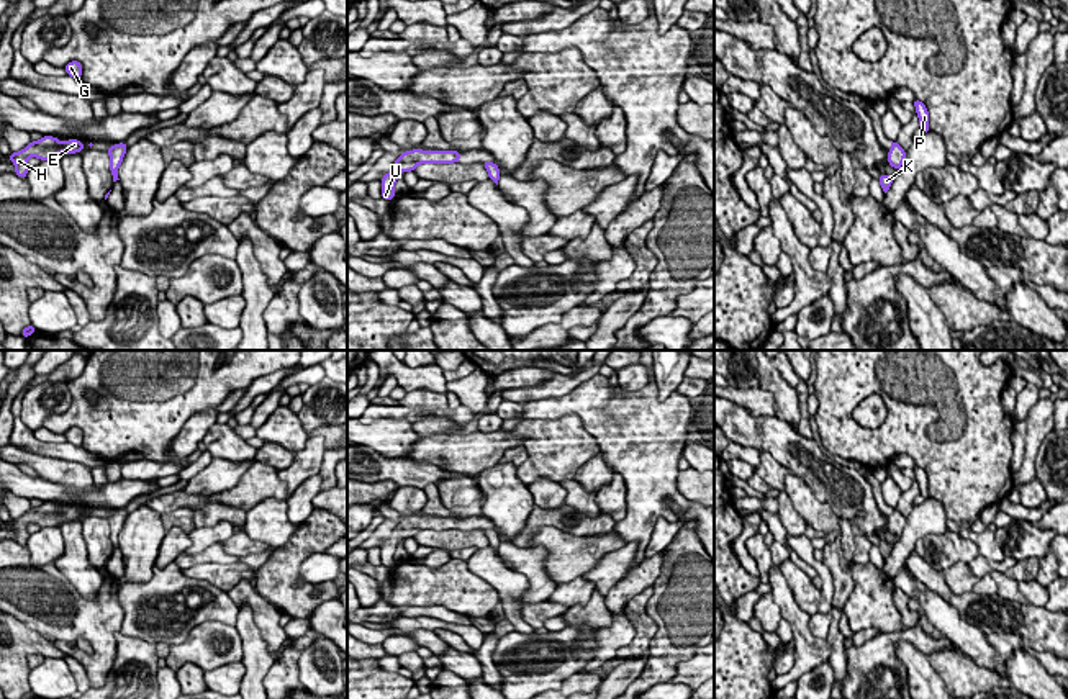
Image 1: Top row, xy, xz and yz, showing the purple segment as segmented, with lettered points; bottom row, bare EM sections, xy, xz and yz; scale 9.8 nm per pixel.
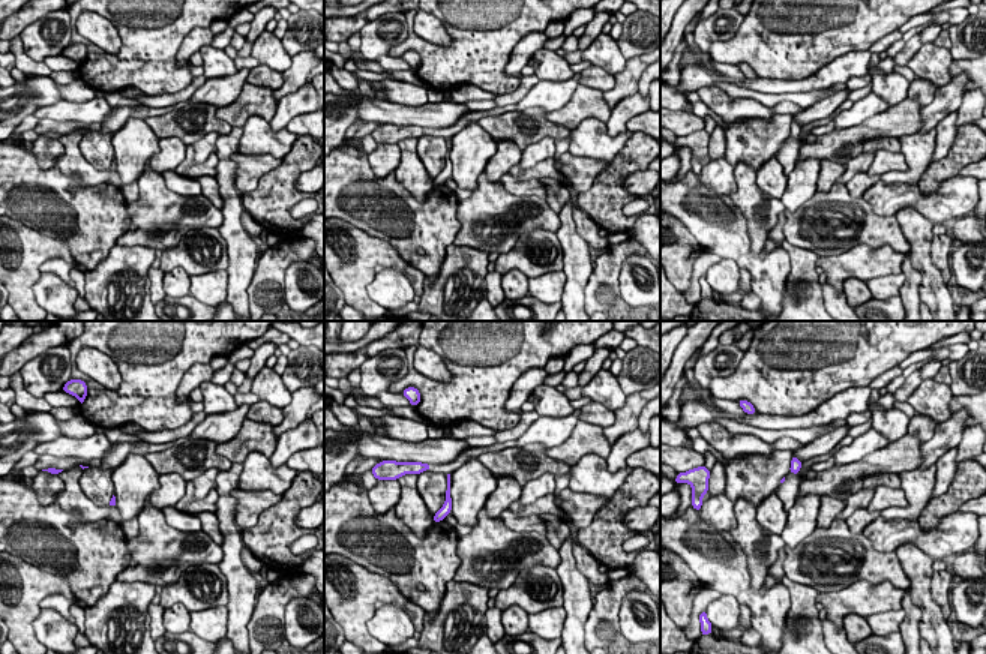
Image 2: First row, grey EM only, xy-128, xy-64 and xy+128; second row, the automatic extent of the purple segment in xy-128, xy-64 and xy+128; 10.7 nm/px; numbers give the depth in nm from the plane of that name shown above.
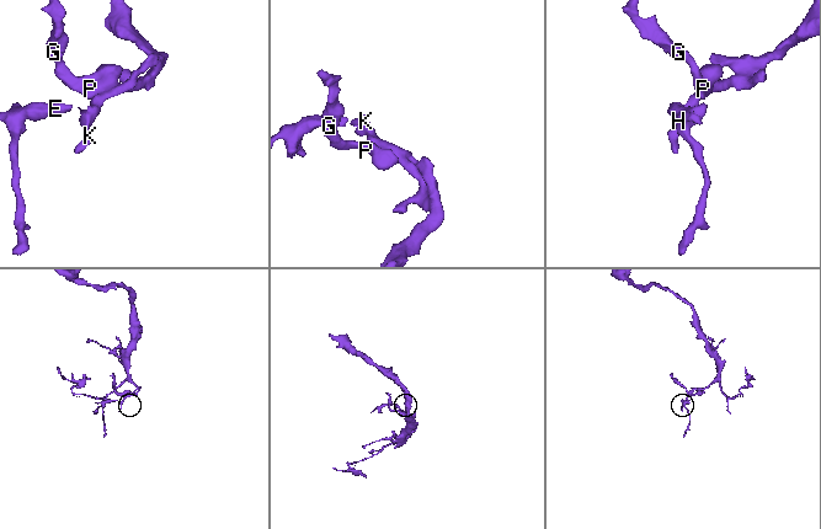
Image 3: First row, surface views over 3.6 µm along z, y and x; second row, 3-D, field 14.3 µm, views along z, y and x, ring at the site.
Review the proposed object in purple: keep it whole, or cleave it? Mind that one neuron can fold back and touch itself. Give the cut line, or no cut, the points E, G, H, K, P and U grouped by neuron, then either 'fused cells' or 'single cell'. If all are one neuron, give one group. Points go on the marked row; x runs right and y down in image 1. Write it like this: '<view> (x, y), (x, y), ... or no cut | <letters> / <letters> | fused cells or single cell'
xy (113, 148), (108, 151) | E H U / G K P | fused cells

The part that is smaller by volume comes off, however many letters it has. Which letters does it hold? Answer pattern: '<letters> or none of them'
E, H, U

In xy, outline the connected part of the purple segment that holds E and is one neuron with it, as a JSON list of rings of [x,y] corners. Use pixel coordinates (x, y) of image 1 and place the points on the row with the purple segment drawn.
[[[43,136],[38,141],[31,141],[25,149],[18,152],[11,152],[8,159],[15,165],[15,174],[20,178],[26,178],[28,175],[28,159],[38,157],[39,160],[54,160],[59,157],[61,152],[66,154],[75,154],[84,152],[85,144],[82,144],[79,139],[67,139],[61,142],[54,136]]]

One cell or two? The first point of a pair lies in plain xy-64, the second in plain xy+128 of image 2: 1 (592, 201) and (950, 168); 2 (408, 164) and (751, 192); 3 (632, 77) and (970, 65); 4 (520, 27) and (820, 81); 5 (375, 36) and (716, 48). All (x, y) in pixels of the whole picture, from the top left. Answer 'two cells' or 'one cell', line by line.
1: one cell
2: one cell
3: two cells
4: two cells
5: two cells

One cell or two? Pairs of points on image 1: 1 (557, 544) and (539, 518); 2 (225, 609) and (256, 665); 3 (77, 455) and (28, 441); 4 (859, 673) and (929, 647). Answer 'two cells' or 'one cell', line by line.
1: two cells
2: two cells
3: one cell
4: one cell

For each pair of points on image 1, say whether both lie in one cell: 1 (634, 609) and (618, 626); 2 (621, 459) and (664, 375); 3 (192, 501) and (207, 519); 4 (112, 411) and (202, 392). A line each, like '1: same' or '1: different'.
1: different
2: different
3: same
4: same

